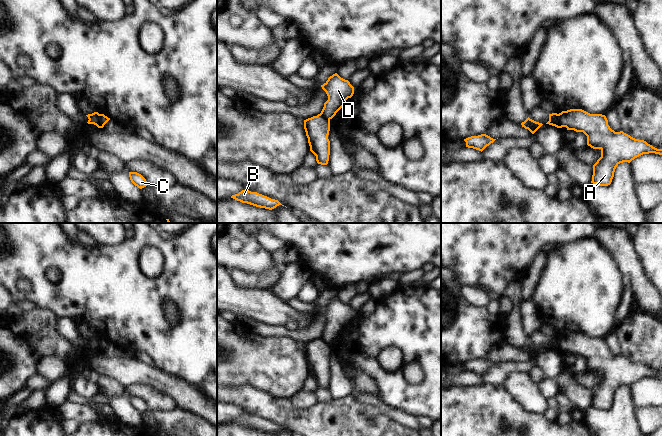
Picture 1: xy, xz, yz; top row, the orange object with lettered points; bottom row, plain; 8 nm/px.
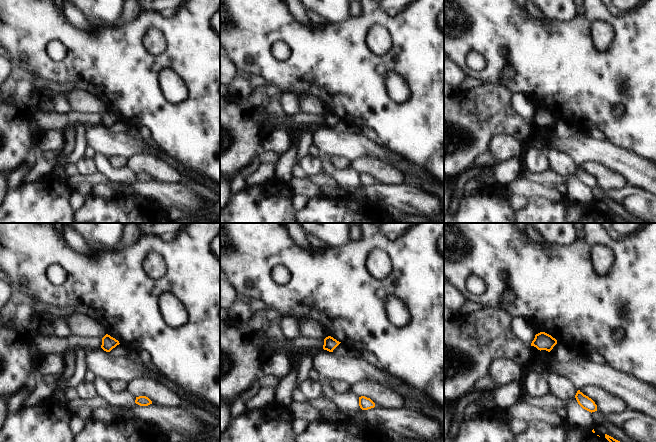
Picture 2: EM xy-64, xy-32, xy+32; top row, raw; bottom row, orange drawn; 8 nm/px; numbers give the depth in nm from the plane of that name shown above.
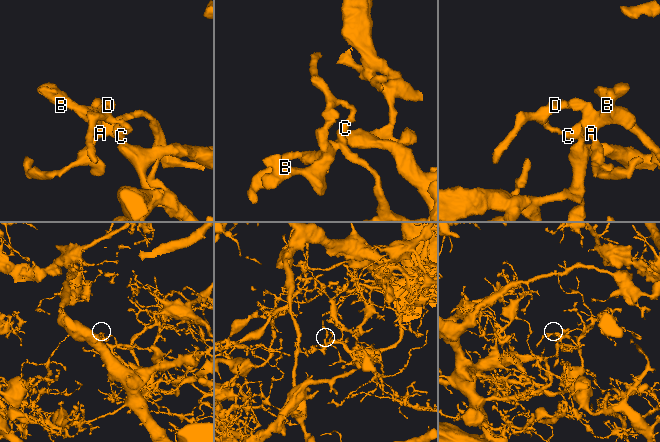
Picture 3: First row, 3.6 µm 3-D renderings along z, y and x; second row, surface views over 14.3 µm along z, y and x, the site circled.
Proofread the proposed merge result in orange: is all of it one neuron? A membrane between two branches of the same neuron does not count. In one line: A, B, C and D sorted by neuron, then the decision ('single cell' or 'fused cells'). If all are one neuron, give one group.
A B / C D | fused cells

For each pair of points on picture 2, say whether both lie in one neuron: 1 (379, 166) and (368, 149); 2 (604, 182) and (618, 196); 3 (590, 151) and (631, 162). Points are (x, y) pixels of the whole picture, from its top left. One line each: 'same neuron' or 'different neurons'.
1: different neurons
2: different neurons
3: same neuron

